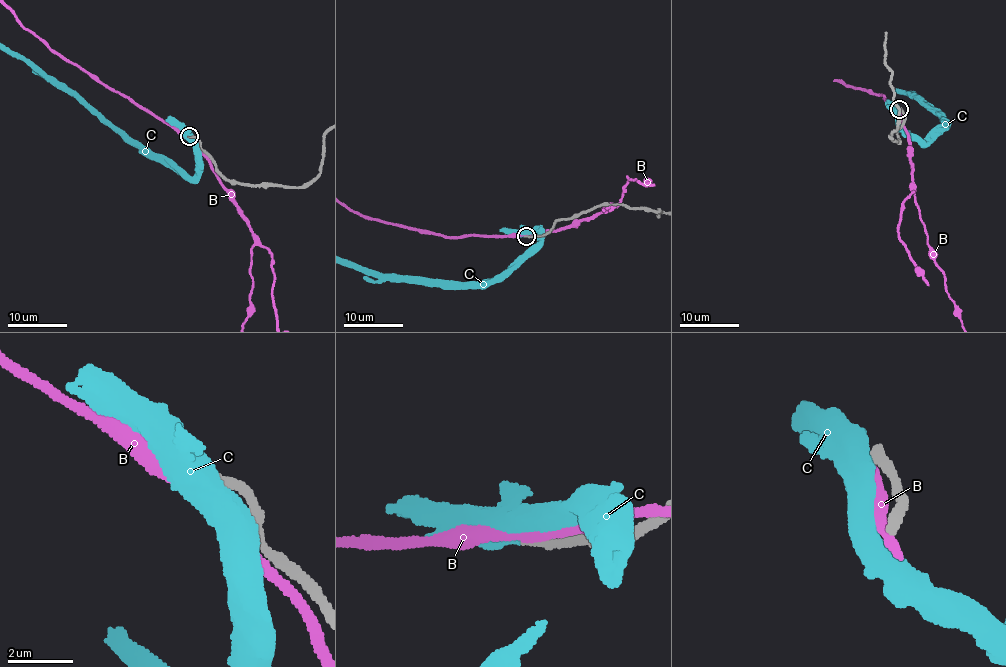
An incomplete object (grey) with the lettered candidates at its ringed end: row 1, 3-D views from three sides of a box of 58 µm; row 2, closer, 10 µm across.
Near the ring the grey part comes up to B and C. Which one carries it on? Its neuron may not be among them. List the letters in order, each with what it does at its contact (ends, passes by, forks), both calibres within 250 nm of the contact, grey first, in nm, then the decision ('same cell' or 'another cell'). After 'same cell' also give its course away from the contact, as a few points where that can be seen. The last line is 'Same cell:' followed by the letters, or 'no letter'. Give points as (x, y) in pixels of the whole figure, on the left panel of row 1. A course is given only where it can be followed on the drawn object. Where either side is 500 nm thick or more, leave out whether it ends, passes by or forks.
B: it passes by | 280/320 nm | another cell
C: 340/650 nm | another cell
Same cell: no letter

